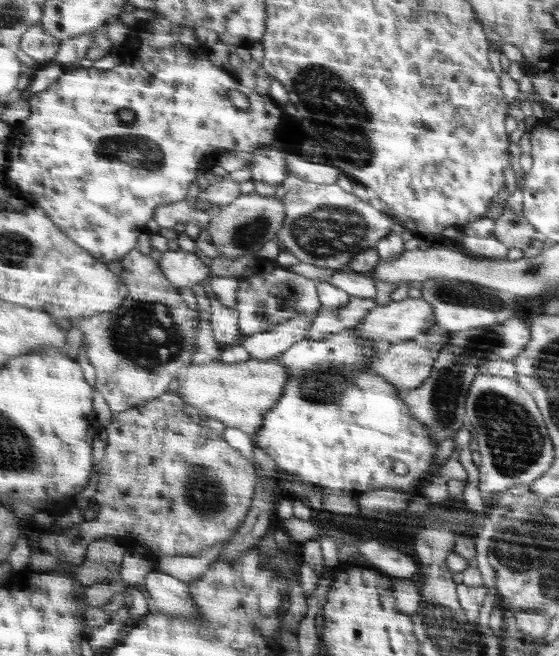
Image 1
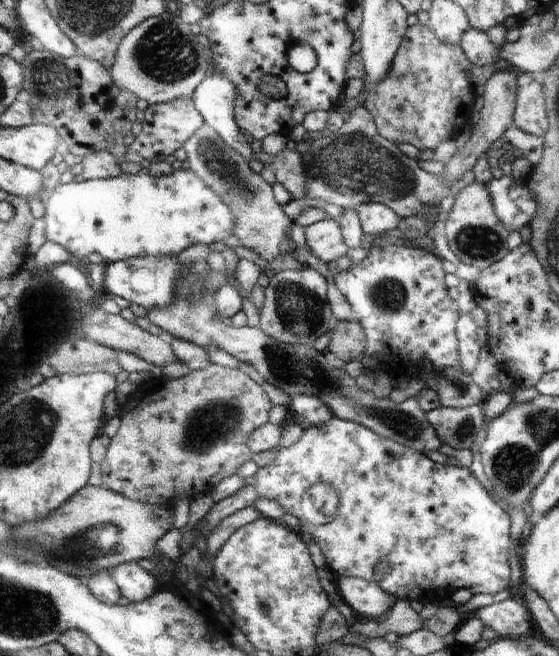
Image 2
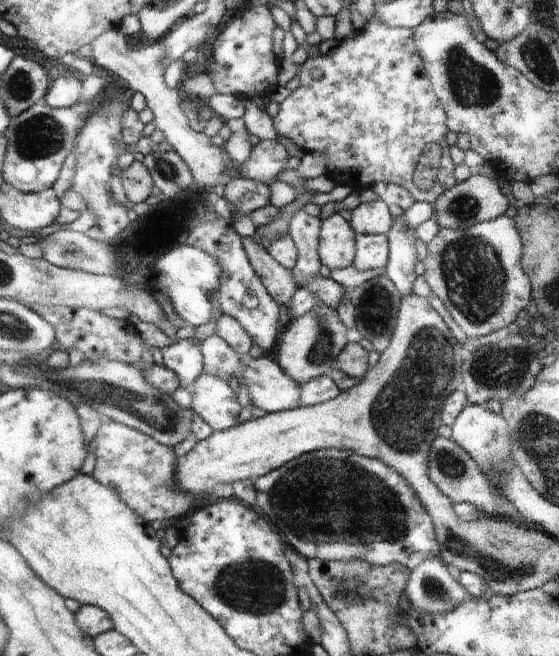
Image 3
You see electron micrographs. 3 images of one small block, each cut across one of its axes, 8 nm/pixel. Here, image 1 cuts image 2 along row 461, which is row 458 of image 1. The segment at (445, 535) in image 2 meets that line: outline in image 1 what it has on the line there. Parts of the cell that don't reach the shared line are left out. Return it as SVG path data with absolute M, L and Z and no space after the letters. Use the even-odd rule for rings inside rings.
M347 329L320 341L298 342L274 358L290 371L291 377L279 403L264 418L263 428L256 434L254 445L266 451L285 472L304 483L322 486L328 494L324 500L326 510L334 510L338 504L342 504L342 512L346 512L346 506L354 506L350 500L356 500L359 512L359 494L348 494L348 490L370 492L390 488L410 491L414 487L422 490L425 482L438 476L443 465L434 462L438 442L431 438L428 430L424 430L424 424L407 410L402 400L403 393L382 375L376 374L376 370L372 370L372 357L376 352L376 349L362 344L354 330ZM394 462L404 462L408 472L396 474Z

